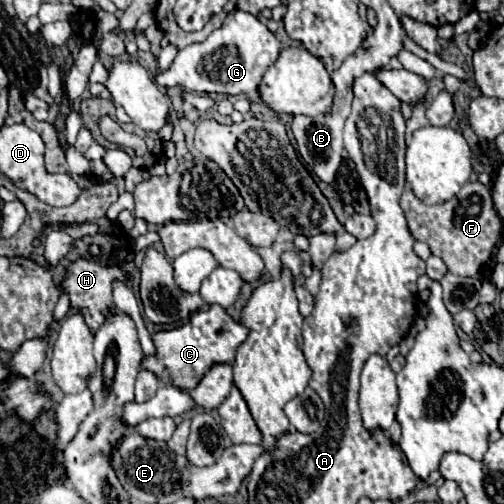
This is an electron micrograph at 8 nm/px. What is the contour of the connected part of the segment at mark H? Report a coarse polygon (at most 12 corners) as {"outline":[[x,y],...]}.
{"outline":[[78,257],[66,267],[60,289],[84,315],[90,331],[114,307],[112,285],[128,281],[120,267]]}

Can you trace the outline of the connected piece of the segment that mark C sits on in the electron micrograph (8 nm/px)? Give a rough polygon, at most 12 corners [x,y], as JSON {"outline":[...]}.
{"outline":[[220,305],[152,335],[140,369],[192,389],[248,329]]}

